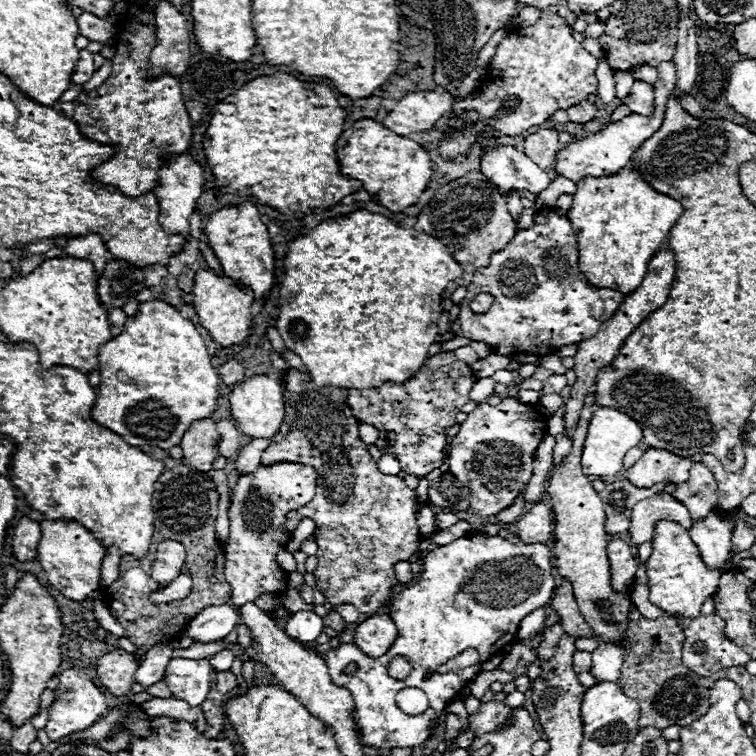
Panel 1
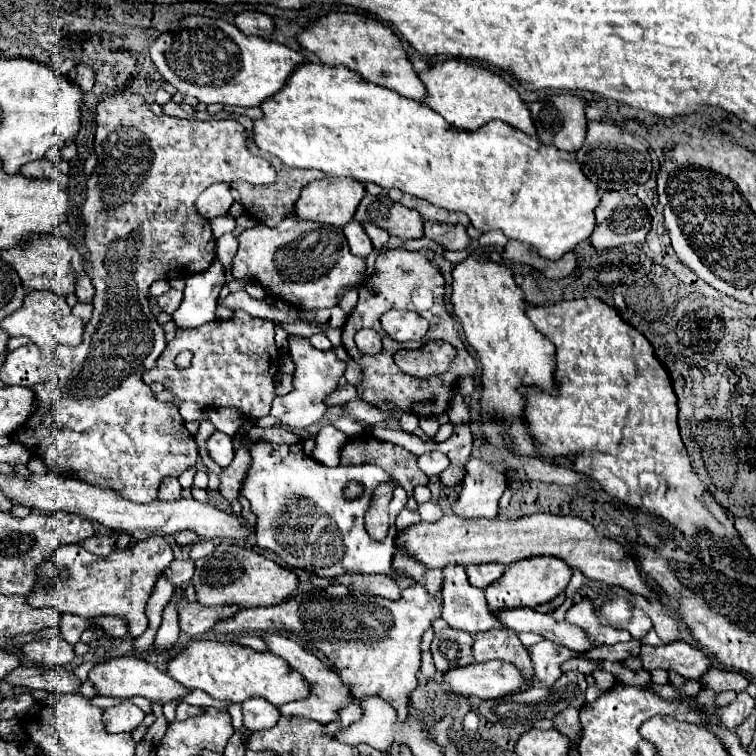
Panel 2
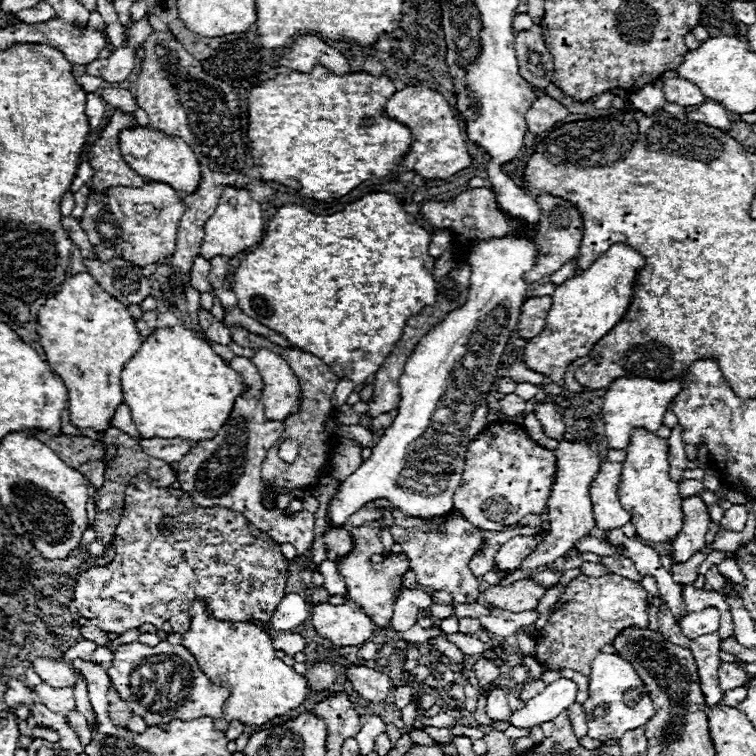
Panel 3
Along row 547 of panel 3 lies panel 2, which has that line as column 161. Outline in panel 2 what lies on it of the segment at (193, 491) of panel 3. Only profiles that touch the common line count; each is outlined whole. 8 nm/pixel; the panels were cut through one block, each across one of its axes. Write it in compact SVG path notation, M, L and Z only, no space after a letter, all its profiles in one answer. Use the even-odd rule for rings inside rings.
M170 288L168 292L164 292L160 298L158 298L158 306L162 308L162 312L166 314L173 314L183 299L183 292Z

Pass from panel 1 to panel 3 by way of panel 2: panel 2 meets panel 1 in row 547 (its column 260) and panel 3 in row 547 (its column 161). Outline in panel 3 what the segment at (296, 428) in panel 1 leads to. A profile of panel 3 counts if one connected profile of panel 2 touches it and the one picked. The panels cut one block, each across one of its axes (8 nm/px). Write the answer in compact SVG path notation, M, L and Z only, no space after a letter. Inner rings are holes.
M366 522L360 528L352 528L352 534L356 538L354 552L350 556L346 556L342 562L338 562L338 570L346 580L350 600L356 602L362 608L362 612L366 612L374 620L374 626L386 628L388 620L392 618L396 588L402 584L402 574L410 568L408 558L404 554L400 554L400 556L392 554L388 558L388 562L380 562L380 564L370 562L370 558L374 554L384 554L384 548L380 542L380 524L376 524L376 522Z

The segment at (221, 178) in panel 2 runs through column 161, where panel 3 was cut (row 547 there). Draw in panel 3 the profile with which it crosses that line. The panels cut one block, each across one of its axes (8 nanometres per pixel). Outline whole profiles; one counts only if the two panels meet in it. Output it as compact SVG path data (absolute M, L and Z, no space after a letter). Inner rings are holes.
M138 474L134 476L134 480L130 482L128 490L126 490L126 498L124 498L124 512L120 518L120 524L116 526L116 556L110 564L106 566L92 566L86 572L82 572L78 576L76 582L76 590L74 590L74 604L78 608L78 612L92 620L96 626L100 626L104 632L114 632L114 634L124 634L126 630L138 628L142 624L154 624L156 628L162 628L162 624L168 620L174 628L174 632L178 632L178 614L188 612L188 620L190 620L190 604L196 598L204 598L208 602L208 608L212 610L212 614L218 620L234 620L234 622L246 622L246 620L260 620L260 622L268 622L274 614L274 608L280 604L284 592L284 584L286 584L286 574L288 574L288 560L284 558L284 554L280 552L280 544L274 542L266 532L258 530L254 524L250 524L242 514L228 510L228 508L198 508L190 496L186 492L182 492L180 488L156 488L150 480L148 474ZM392 508L394 524L390 526L392 540L402 546L406 558L410 560L410 568L416 572L416 582L422 588L448 592L454 598L454 604L472 604L478 600L480 584L478 578L470 572L468 562L472 556L482 550L484 538L482 532L464 520L460 514L450 512L448 516L438 518L410 518L402 516L396 508ZM328 524L324 530L324 544L328 550L328 558L334 562L340 562L346 554L354 550L354 538L346 526L338 528Z

